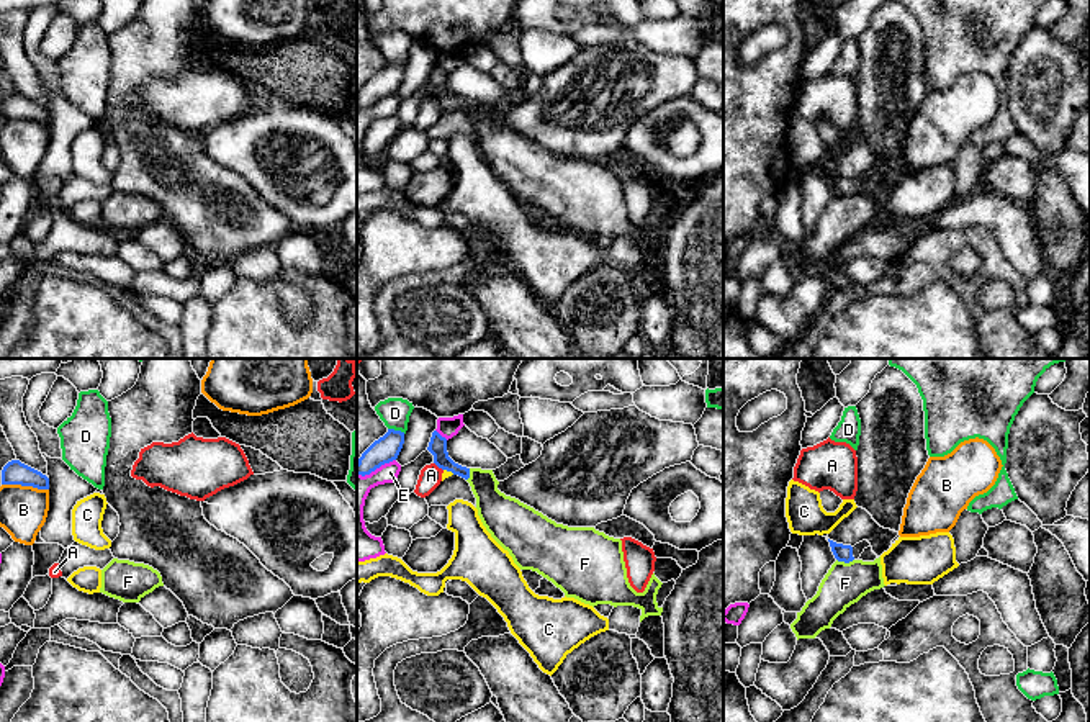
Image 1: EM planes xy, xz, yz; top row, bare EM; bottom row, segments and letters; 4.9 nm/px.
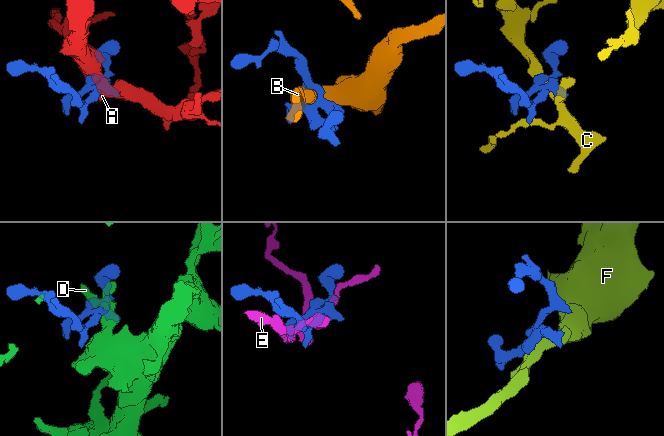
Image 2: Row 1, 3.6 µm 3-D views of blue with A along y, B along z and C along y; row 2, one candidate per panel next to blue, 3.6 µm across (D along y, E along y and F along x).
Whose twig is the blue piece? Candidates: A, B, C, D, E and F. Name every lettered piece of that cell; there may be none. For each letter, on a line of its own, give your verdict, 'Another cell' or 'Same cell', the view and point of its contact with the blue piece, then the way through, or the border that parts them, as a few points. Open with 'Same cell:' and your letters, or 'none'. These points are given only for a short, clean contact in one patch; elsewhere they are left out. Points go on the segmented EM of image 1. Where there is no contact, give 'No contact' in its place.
Same cell: none
A: Another cell. Touches blue at xz (439, 467)
B: Another cell. Touches blue at xy (25, 485). Boundary: xy (2, 483), (20, 483), (48, 490)
C: Another cell. Touches blue at xz (449, 470)
D: Another cell. Touches blue at xz (396, 431)
E: Another cell. Touches blue at xz (441, 436)
F: Another cell. Touches blue at yz (845, 562)

